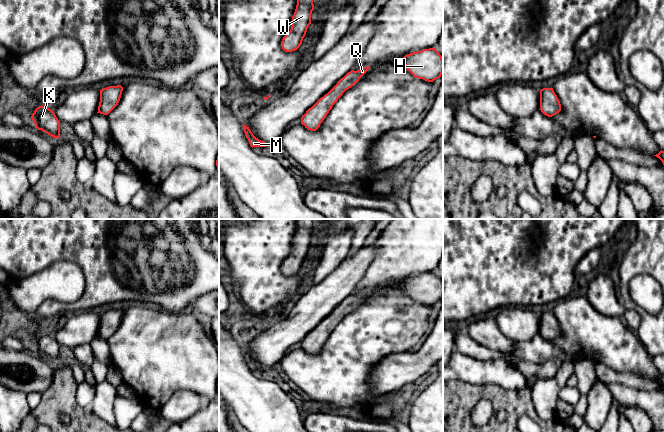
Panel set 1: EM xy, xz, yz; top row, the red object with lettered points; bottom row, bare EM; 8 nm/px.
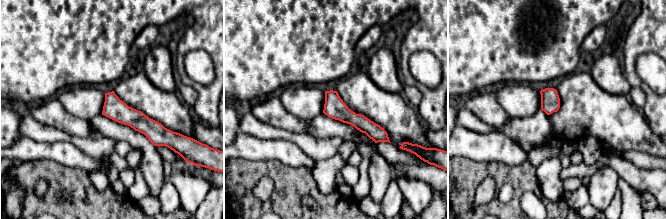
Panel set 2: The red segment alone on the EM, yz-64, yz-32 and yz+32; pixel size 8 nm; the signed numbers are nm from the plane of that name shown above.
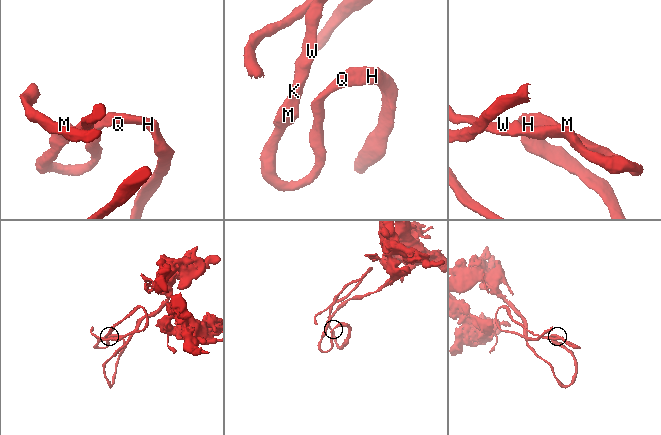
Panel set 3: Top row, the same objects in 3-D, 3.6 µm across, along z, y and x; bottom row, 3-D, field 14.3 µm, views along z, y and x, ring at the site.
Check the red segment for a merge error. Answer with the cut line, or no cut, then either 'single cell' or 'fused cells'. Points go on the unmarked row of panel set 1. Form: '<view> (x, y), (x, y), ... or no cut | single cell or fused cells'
no cut | single cell

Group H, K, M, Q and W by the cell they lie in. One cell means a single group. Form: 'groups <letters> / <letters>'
groups H K M Q W

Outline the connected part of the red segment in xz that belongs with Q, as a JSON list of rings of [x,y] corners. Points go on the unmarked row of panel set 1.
[[[369,290],[348,296],[327,318],[306,335],[301,341],[301,348],[308,354],[316,355],[343,317],[354,310],[368,293]]]

